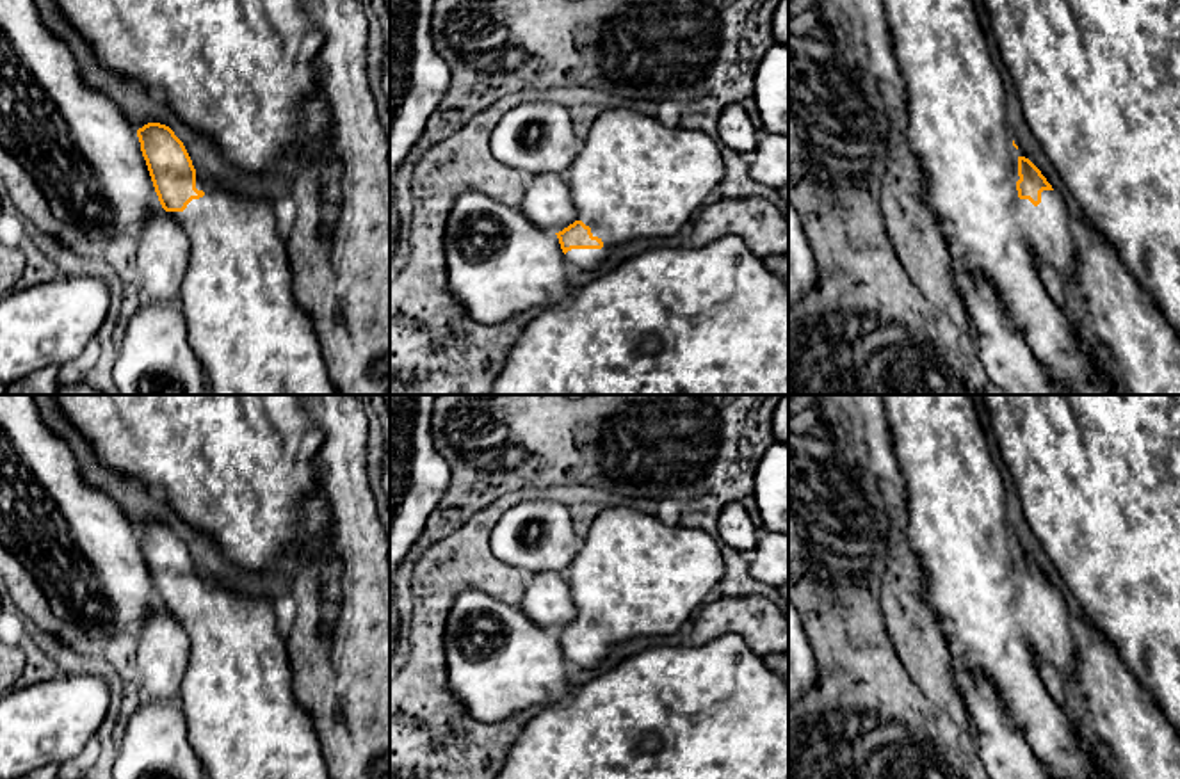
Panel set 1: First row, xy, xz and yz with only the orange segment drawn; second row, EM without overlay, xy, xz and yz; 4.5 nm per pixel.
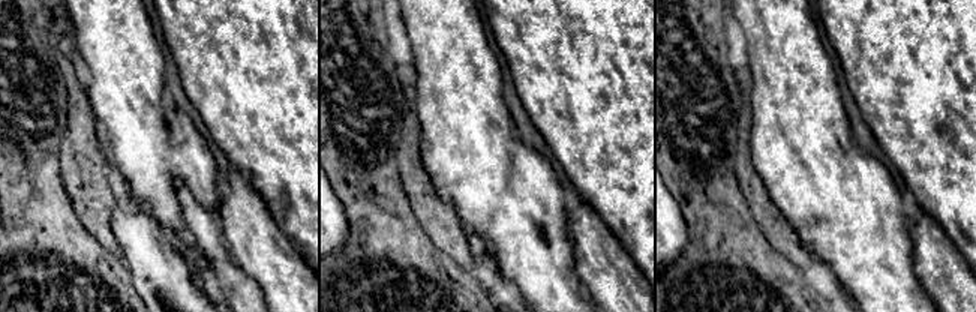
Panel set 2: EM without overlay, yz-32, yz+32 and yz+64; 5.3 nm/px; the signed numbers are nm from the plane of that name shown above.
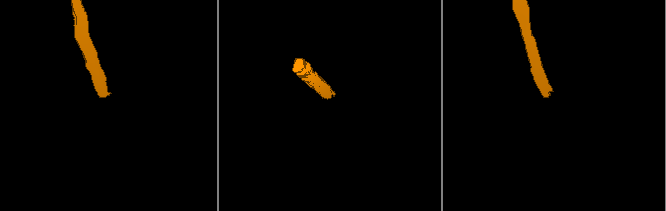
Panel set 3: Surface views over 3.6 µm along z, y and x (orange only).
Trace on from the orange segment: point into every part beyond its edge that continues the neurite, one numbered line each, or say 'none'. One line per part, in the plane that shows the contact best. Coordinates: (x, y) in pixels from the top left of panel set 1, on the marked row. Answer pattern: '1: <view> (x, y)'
1: yz (956, 111)

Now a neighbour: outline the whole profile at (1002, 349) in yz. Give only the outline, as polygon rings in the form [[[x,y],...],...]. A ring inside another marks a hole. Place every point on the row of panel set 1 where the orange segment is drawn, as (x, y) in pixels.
[[[952,256],[949,269],[965,306],[966,333],[990,381],[1006,395],[1068,395],[1066,386],[1034,357],[995,286]]]

